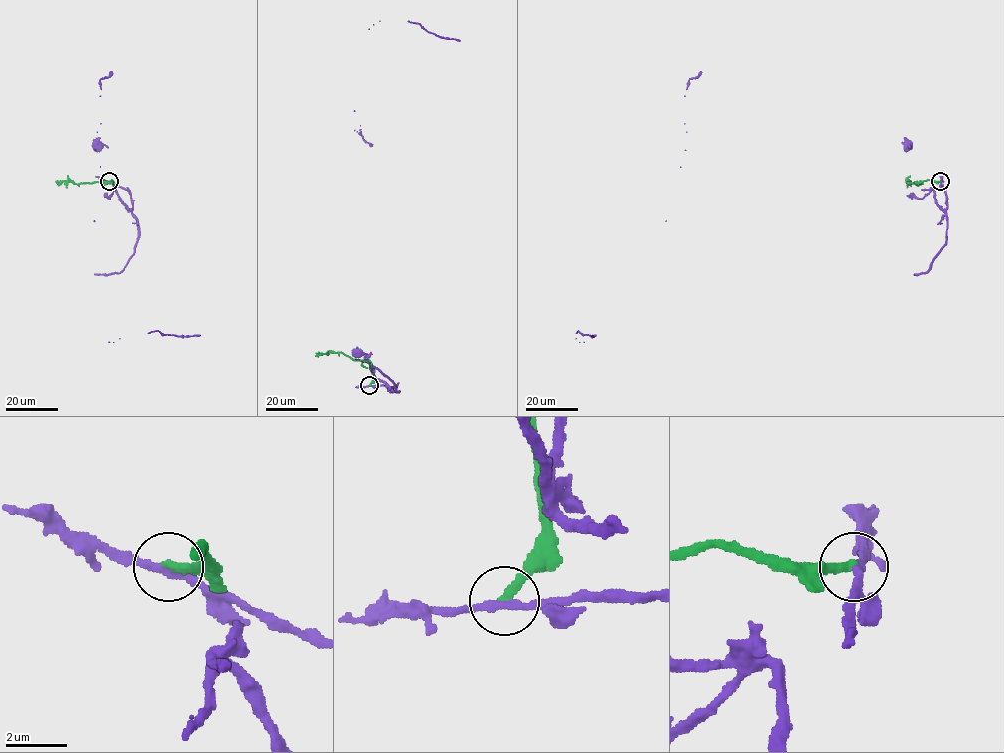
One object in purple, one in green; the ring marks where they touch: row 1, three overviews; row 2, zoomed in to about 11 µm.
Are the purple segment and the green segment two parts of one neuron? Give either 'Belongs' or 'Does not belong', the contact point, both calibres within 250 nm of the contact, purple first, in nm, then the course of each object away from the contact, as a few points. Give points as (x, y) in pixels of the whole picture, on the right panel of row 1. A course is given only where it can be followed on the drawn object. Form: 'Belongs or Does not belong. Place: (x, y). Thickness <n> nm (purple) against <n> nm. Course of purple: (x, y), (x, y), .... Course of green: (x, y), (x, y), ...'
Does not belong. Place: (940, 181). Thickness 260 nm (purple) against 300 nm. Course of purple: (941, 181), (940, 177), (908, 145). Course of green: (941, 181), (907, 181), (911, 183)

